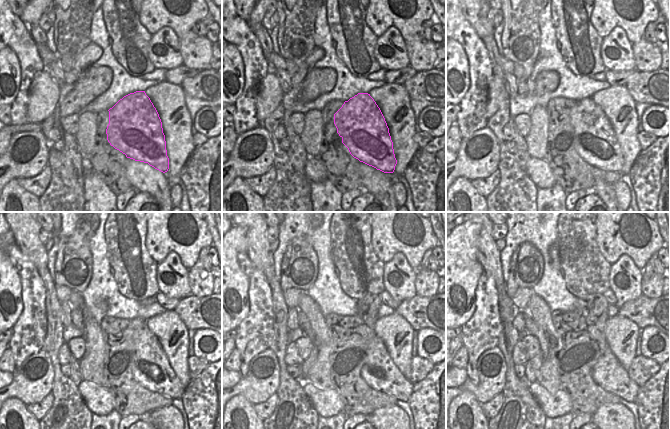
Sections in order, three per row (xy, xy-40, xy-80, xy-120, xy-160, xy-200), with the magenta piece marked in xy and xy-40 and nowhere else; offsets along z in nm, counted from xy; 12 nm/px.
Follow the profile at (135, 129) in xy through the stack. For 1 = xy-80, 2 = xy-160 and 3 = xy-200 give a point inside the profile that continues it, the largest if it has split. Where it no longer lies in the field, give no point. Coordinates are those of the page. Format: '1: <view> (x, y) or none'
1: xy-80 (599, 147)
2: xy-160 (379, 371)
3: xy-200 (608, 372)

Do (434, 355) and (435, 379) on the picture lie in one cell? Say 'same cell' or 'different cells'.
different cells

